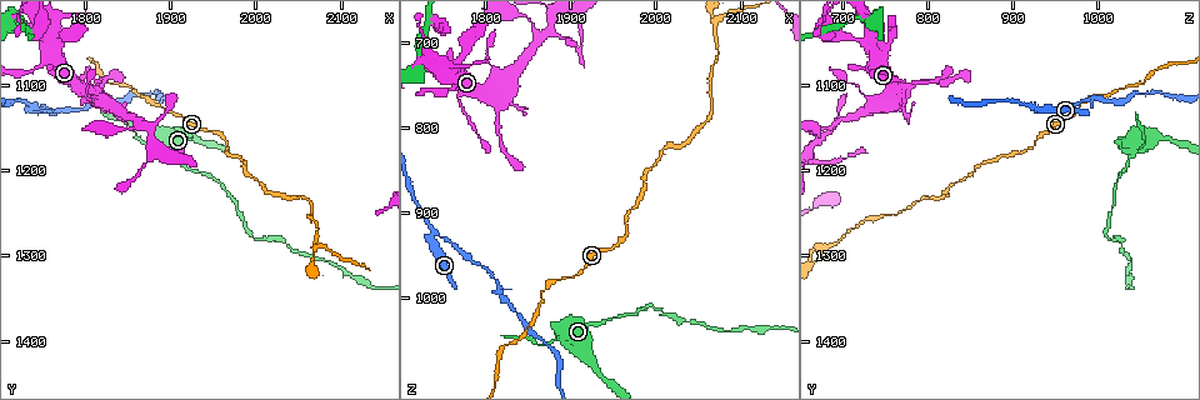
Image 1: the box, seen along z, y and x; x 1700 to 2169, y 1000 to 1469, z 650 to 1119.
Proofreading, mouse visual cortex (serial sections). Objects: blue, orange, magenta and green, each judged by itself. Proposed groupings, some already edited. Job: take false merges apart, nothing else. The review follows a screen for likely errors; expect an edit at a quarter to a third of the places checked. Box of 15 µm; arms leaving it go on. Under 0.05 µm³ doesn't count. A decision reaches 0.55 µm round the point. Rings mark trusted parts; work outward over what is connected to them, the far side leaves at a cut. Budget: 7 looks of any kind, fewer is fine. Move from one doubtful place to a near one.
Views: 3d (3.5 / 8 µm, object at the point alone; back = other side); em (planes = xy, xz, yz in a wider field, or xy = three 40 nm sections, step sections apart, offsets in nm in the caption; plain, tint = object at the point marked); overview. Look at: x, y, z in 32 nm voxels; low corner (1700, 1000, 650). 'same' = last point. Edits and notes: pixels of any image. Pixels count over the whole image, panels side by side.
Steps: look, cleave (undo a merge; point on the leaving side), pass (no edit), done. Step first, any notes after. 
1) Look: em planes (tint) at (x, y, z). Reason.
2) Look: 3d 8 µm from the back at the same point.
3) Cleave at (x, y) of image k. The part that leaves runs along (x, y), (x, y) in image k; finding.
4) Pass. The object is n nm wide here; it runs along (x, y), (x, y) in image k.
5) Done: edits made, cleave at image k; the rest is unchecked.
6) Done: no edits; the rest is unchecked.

Look: 3d 3.5 µm at (1885, 1175, 1050). Sharp bend.

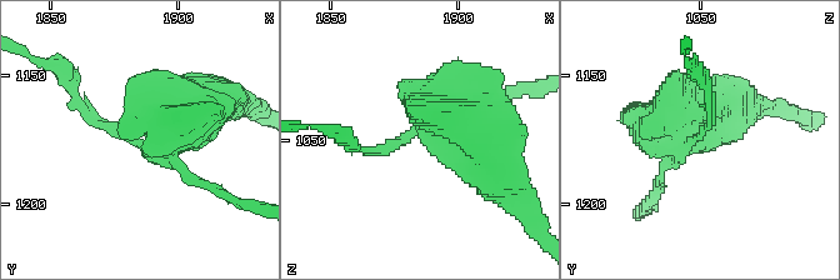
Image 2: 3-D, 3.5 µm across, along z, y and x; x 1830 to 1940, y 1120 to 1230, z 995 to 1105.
Look: em planes (tint) at (1880, 1175, 1049).

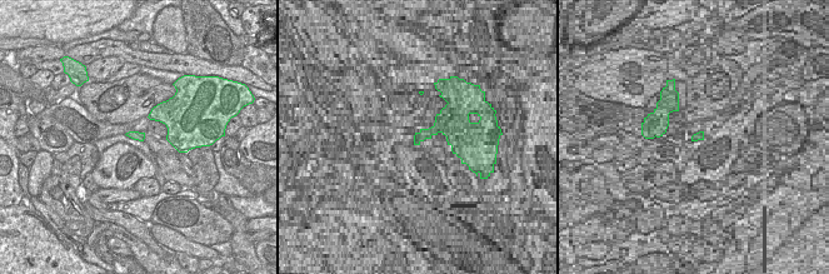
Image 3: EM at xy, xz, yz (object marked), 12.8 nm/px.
Look: em xy step 3 (tint) at the same point. Cut it another way.

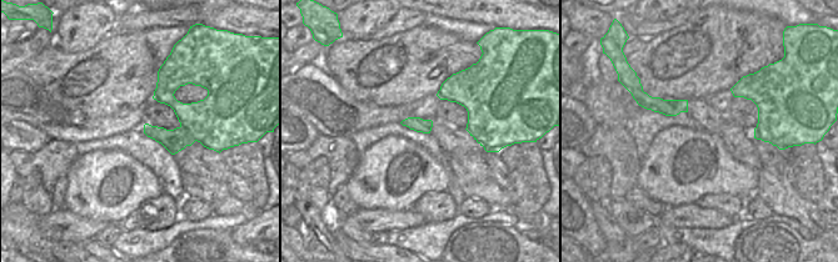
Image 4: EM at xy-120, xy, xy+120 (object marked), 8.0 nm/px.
Cleave at (106, 126) of image 2. The part that leaves runs along (175, 161), (194, 181), (259, 208) in image 2; a second cell is stuck on.

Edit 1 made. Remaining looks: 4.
Look: 3d 8 µm at (1740, 1125, 925). Side arm on a straight run.

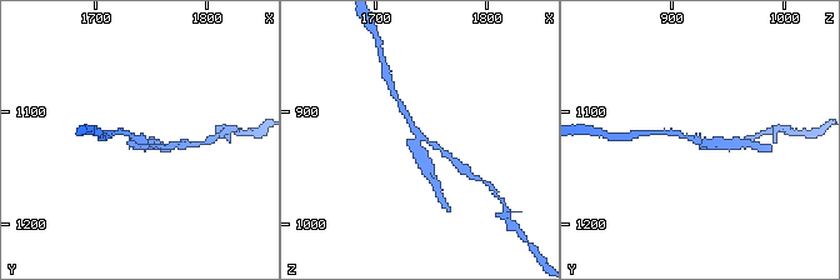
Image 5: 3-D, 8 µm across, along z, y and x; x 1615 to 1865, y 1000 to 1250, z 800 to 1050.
Look: 3d 3.5 µm at (1740, 1126, 922).

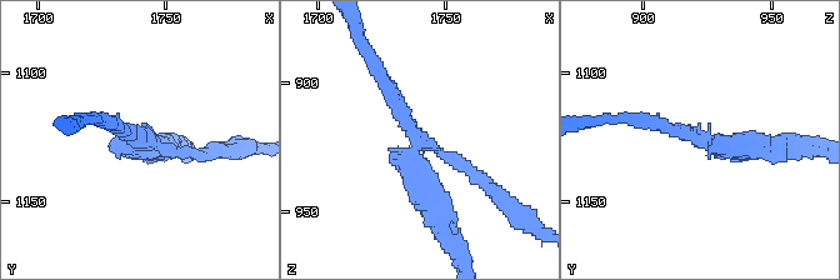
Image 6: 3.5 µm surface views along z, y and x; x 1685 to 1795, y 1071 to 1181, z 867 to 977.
Cleave at (475, 178) of image 6. The part that leaves runs along (441, 151), (450, 155), (541, 231) in image 6; two cells meet here.

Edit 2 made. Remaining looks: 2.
Look: 3d 3.5 µm from the back at (1815, 1105, 770). A fork.

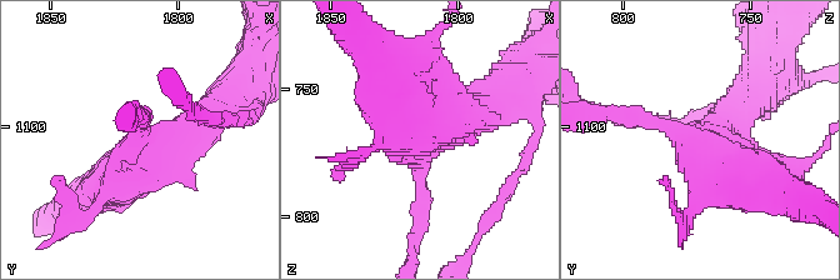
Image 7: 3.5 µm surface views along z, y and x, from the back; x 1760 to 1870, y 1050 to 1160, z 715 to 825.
Look: em xy step 2 (tint) at (1814, 1106, 769). Need the tissue.

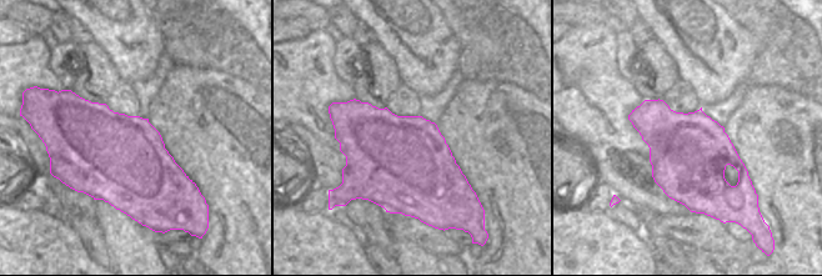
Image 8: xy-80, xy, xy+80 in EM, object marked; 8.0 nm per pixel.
Pass. The object is 750 nm wide here; it runs along (205, 119), (175, 145), (94, 191) in image 7; all the same cell.

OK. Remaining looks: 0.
Done: edits made, cleave at image 2, cleave at image 6; the rest is unchecked.

